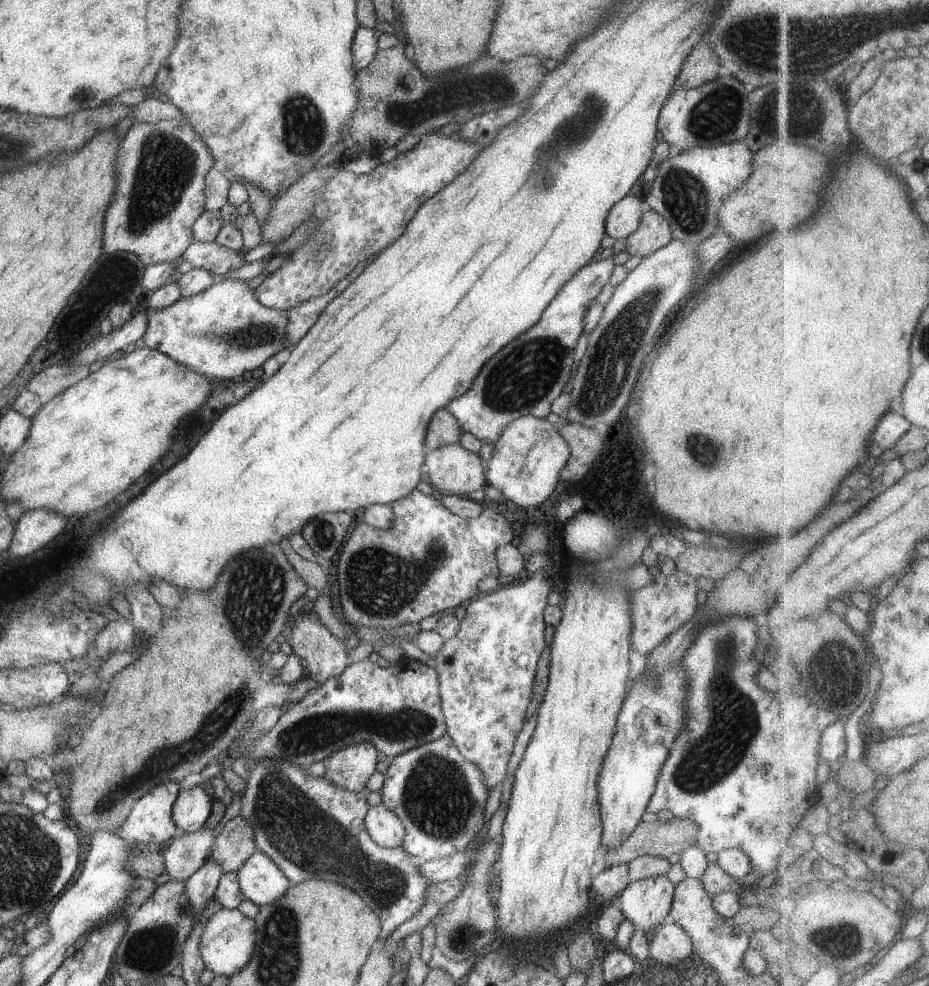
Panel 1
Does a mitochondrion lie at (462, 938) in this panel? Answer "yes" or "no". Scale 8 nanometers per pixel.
yes

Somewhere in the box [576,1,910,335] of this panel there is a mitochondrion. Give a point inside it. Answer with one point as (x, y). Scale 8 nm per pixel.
(800, 49)

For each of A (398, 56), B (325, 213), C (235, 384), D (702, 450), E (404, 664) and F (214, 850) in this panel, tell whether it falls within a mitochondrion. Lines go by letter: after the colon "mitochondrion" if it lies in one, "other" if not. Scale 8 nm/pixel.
A: other
B: other
C: other
D: mitochondrion
E: other
F: other

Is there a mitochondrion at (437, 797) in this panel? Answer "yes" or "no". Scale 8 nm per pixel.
yes

